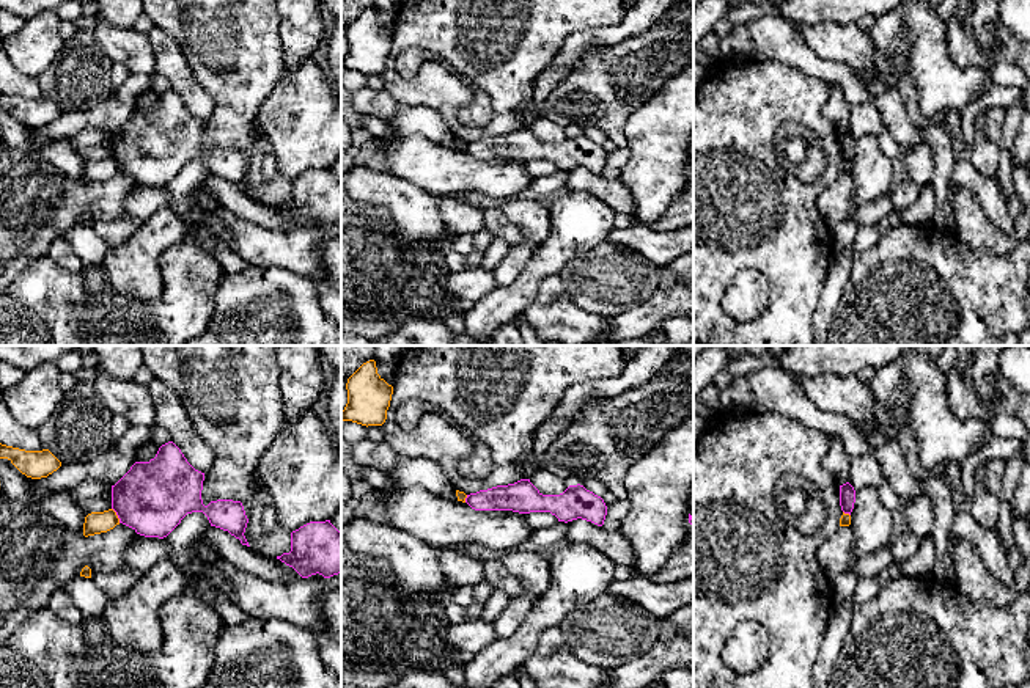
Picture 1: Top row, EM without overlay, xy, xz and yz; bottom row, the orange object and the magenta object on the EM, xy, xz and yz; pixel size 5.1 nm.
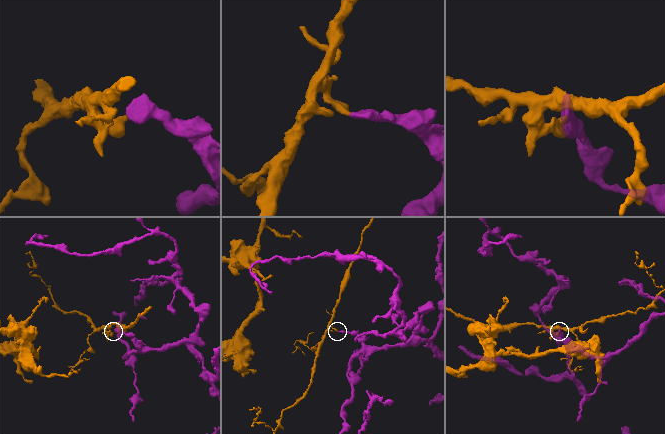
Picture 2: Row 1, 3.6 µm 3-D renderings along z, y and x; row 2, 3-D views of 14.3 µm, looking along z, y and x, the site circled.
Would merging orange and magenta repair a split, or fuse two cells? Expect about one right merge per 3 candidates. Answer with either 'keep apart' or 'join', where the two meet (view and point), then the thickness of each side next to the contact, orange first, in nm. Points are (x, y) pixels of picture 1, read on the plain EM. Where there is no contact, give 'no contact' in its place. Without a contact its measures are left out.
keep apart | xy (117, 164) | 110/380 nm

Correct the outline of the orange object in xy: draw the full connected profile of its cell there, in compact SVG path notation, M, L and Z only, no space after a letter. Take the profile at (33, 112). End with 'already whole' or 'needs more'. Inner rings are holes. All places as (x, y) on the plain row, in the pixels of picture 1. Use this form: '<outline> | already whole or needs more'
M0 91L0 107L8 107L22 123L31 127L47 126L61 115L49 99L25 99Z | already whole

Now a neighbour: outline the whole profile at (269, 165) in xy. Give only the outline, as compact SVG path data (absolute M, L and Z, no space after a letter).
M258 121L255 124L255 134L256 134L256 152L259 152L263 157L261 179L263 184L266 184L270 182L278 173L277 162L270 149L269 140L264 135Z

